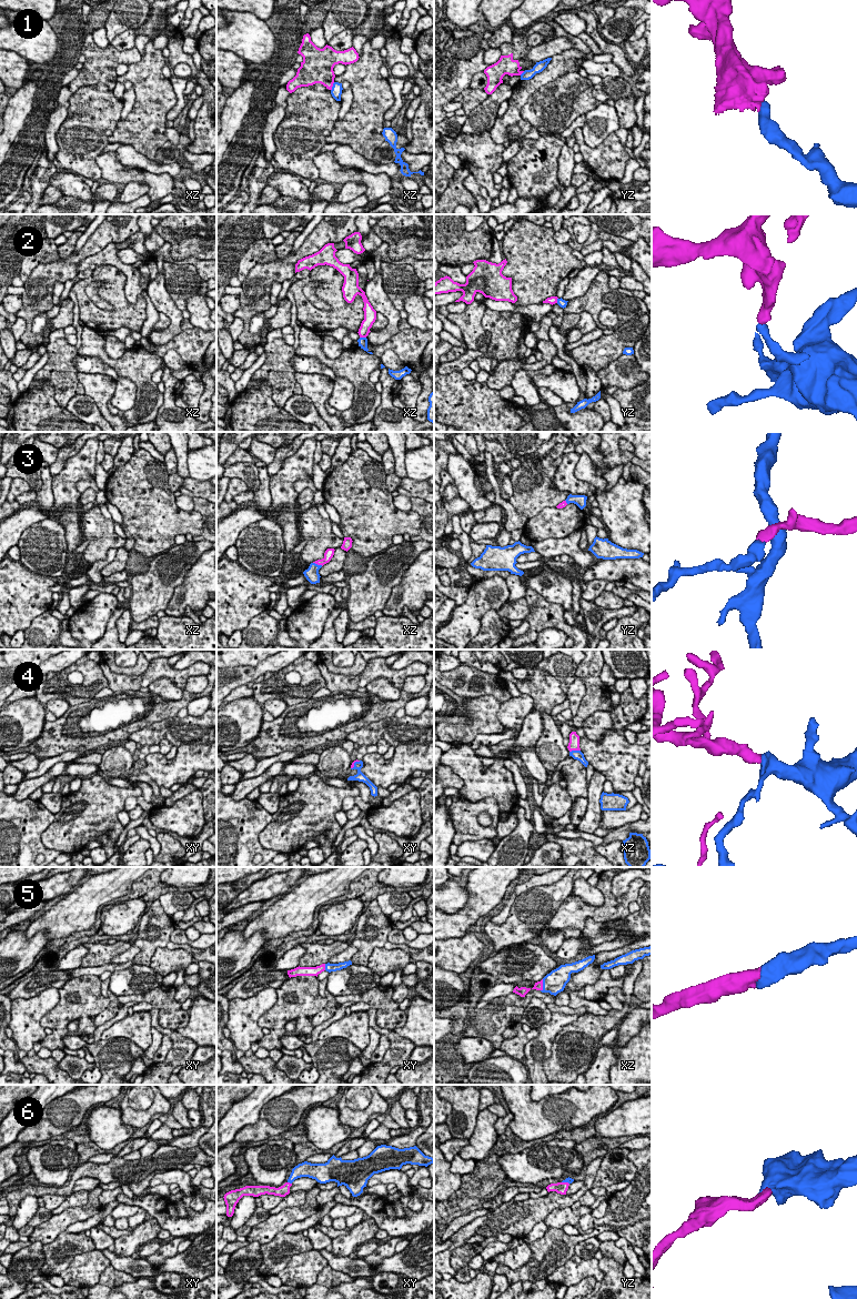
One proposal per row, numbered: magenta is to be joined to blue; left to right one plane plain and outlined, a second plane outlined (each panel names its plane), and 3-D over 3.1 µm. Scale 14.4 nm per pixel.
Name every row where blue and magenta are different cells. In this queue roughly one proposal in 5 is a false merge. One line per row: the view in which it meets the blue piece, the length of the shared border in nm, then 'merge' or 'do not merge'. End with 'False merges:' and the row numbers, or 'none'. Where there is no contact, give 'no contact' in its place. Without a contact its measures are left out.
1: xz | 140 nm | do not merge
2: xz | 100 nm | do not merge
3: xz | 150 nm | merge
4: xz | 160 nm | merge
5: xz | 180 nm | merge
6: xy | 70 nm | merge
False merges: 1, 2

